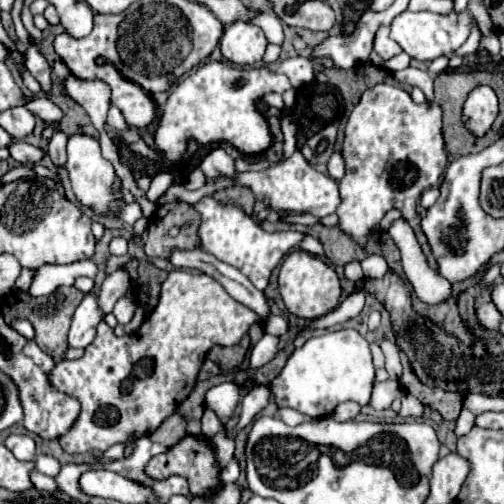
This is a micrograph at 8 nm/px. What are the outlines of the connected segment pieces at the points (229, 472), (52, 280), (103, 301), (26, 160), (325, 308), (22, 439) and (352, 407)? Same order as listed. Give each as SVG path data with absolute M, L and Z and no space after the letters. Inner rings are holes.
M232 460L232 462L220 472L220 484L218 484L216 488L222 488L224 484L232 484L232 482L236 482L238 474L240 474L240 466Z
M82 260L74 264L44 264L34 272L32 286L28 290L30 296L48 296L60 286L72 286L78 276L96 276L96 264L92 260Z
M120 268L120 270L108 274L108 278L104 280L102 290L100 290L100 294L98 294L98 306L100 306L100 310L102 310L104 316L114 310L114 304L116 304L122 296L126 296L128 288L130 288L130 276L128 276L126 270Z
M14 142L8 150L10 150L10 156L24 166L38 164L46 156L46 150L42 150L38 146L32 146L32 144L26 144L26 142Z
M294 250L284 258L280 266L280 274L278 274L278 290L282 294L286 308L294 316L300 316L304 320L314 320L334 310L340 298L340 282L334 268L330 268L318 256L312 256L304 250Z
M10 434L4 442L8 446L8 450L12 450L12 454L20 460L34 460L36 458L36 444L30 436L26 434Z
M344 402L344 404L340 404L340 406L334 410L332 418L338 420L338 422L350 422L350 420L354 420L358 414L360 414L360 406L358 406L356 402Z

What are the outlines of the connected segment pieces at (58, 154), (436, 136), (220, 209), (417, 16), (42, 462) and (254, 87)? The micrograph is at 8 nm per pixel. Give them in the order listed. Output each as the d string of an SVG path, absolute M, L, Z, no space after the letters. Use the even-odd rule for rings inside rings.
M56 130L50 144L48 144L48 156L52 158L52 162L56 166L66 164L66 140L68 140L68 136L62 130Z
M376 84L374 88L366 90L350 114L346 124L346 138L342 146L342 156L346 160L346 176L340 180L340 206L336 214L340 216L338 226L356 238L356 242L364 244L368 234L378 228L384 214L392 208L398 208L404 220L412 220L416 216L416 206L424 190L434 188L440 184L442 174L448 166L448 152L446 142L442 136L442 108L438 102L422 102L416 104L412 96L402 90L400 86L390 84Z
M204 196L192 208L200 216L200 228L198 228L198 246L204 252L210 252L218 260L238 268L258 290L264 290L270 278L270 272L278 266L278 262L284 258L286 252L296 248L304 234L300 232L266 232L260 228L260 224L242 212L238 206L220 204L212 196Z
M402 12L400 16L396 16L392 20L392 38L402 46L402 50L416 60L434 60L442 54L452 54L456 48L460 48L472 28L472 18L470 14L456 14L452 12L450 16L440 16L440 14L432 14L432 12Z
M38 456L36 458L36 470L48 476L58 476L62 464L54 456Z
M208 60L206 64L192 70L188 78L184 78L168 96L168 100L158 108L158 128L154 132L156 148L164 154L166 160L178 162L188 150L188 142L194 140L200 146L216 144L216 142L230 142L246 156L256 156L266 152L272 146L272 134L268 128L266 118L258 110L258 102L262 96L270 92L286 92L290 88L290 80L268 66L248 68L248 66L234 66L226 60L214 62Z

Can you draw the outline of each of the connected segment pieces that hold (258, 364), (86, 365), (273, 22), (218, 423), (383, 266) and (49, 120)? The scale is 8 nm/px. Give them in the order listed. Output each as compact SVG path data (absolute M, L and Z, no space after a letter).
M264 334L256 346L252 348L252 354L250 354L250 370L258 370L262 368L264 364L268 364L278 352L278 338L272 336L272 334Z
M172 270L162 284L162 292L156 308L144 320L138 332L120 338L114 334L114 330L106 322L100 322L94 342L84 350L84 354L78 360L56 362L56 366L50 370L48 374L50 384L56 390L80 402L80 416L76 418L72 428L58 438L60 446L70 454L92 452L92 450L106 452L112 444L128 440L130 434L136 434L136 436L152 434L154 428L158 428L178 408L178 404L192 392L206 352L216 344L220 346L238 344L242 336L248 332L250 324L258 320L260 318L256 318L252 310L248 310L246 306L230 298L228 292L214 278L202 272Z
M260 12L252 18L266 34L268 42L274 42L274 44L282 44L284 40L284 30L282 30L282 22L276 14L268 14L268 12Z
M206 408L206 410L204 410L204 416L202 416L202 434L204 434L206 438L212 438L212 436L216 436L216 434L222 432L222 430L224 430L224 424L222 424L222 420L218 418L218 414L216 414L214 410Z
M372 254L362 260L362 270L364 270L366 278L382 278L388 270L388 262L382 256Z
M24 96L26 100L26 108L36 114L38 118L42 118L46 124L54 124L62 118L62 110L50 100L50 98L36 98L36 96Z

